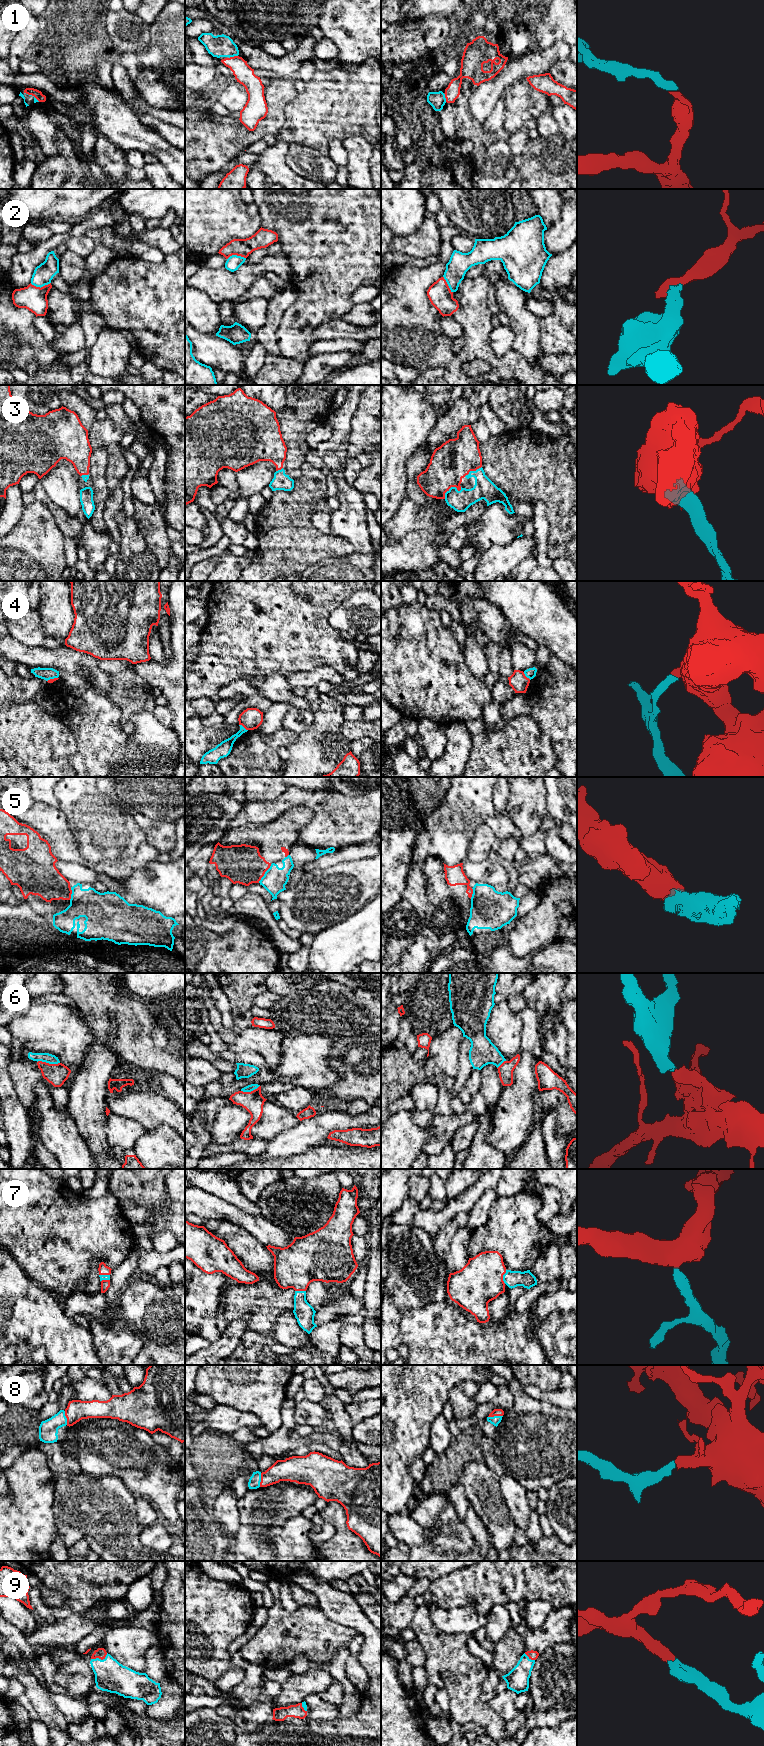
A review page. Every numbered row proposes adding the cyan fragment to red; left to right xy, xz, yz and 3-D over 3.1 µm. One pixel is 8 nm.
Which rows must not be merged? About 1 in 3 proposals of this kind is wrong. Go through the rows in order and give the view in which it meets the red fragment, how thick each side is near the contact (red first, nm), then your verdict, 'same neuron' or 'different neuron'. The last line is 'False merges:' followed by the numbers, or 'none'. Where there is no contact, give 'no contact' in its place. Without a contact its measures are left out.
1: meets red in xz; 160 nm thick on the red side, 180 nm on the other; same neuron
2: meets red in xy; 200 nm thick on the red side, 160 nm on the other; same neuron
3: meets red in yz; 320 nm thick on the red side, 170 nm on the other; same neuron
4: meets red in xz; 170 nm thick on the red side, 120 nm on the other; different neuron
5: meets red in xz; 320 nm thick on the red side, 190 nm on the other; different neuron
6: meets red in xy; 170 nm thick on the red side, 80 nm on the other; same neuron
7: meets red in yz; 360 nm thick on the red side, 140 nm on the other; same neuron
8: meets red in yz; 60 nm thick on the red side, 70 nm on the other; same neuron
9: meets red in xy; 90 nm thick on the red side, 260 nm on the other; same neuron
False merges: 4, 5

